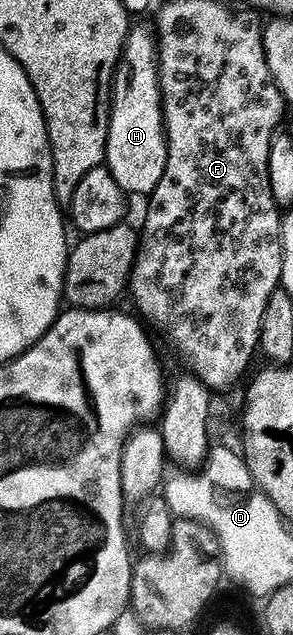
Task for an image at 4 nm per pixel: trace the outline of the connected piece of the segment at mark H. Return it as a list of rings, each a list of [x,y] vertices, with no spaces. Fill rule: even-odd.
[[[131,25],[118,58],[118,66],[114,69],[114,85],[110,88],[110,119],[104,165],[110,171],[112,180],[120,184],[122,193],[127,196],[149,196],[156,184],[160,184],[166,163],[166,125],[162,119],[162,93],[158,87],[158,44],[155,31],[149,25],[146,26]]]

